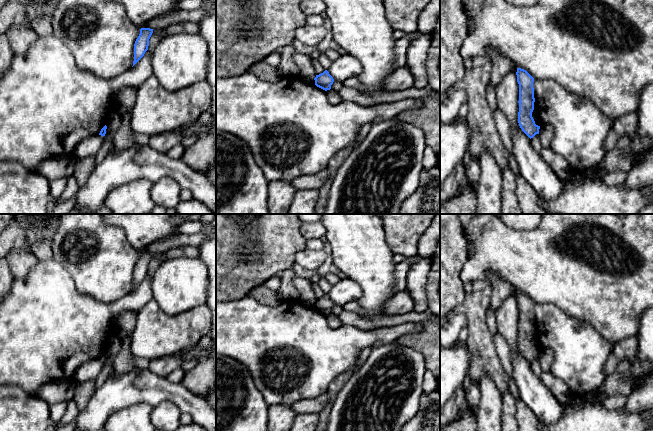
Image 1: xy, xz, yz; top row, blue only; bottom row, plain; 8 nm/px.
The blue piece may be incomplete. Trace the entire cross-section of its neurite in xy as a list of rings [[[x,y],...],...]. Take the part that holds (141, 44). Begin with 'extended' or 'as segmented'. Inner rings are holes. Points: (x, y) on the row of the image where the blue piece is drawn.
as segmented; [[[141,28],[140,34],[134,44],[134,61],[133,66],[144,56],[148,50],[149,39],[153,33],[153,29]]]

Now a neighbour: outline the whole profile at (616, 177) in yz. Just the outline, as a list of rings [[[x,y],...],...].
[[[614,170],[598,178],[607,186],[616,186],[625,183],[627,175],[628,173],[622,170]]]

